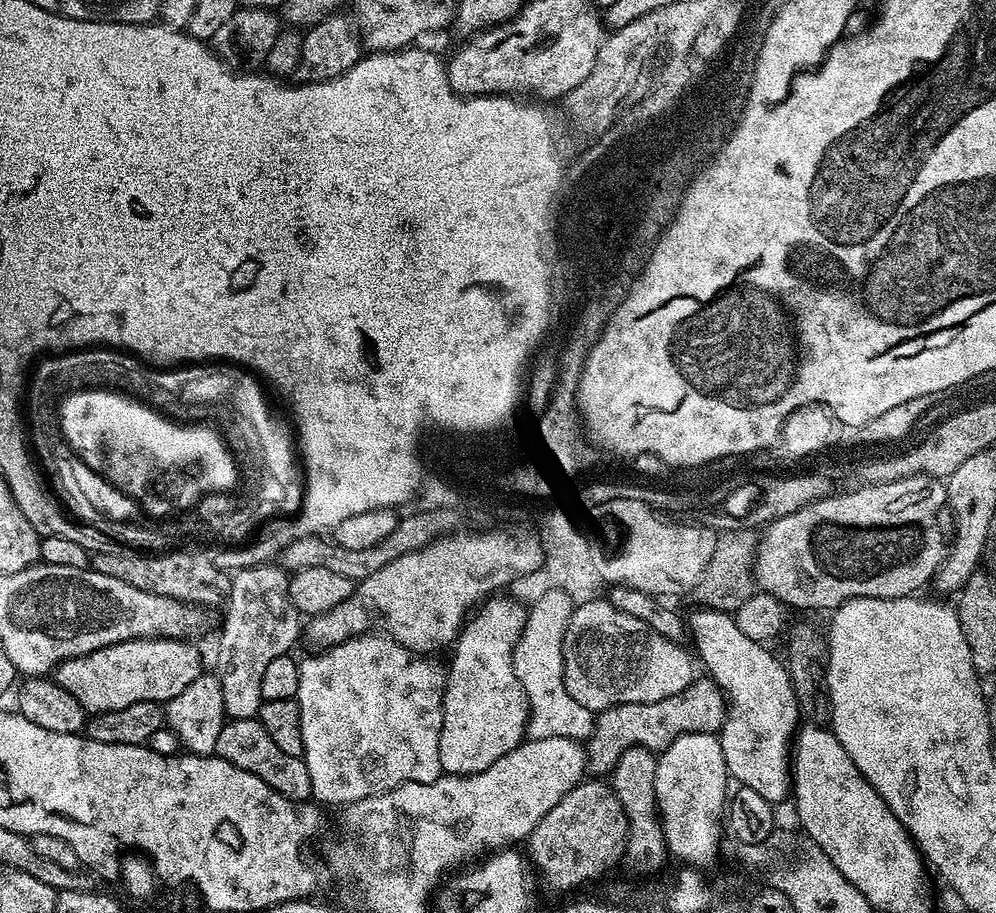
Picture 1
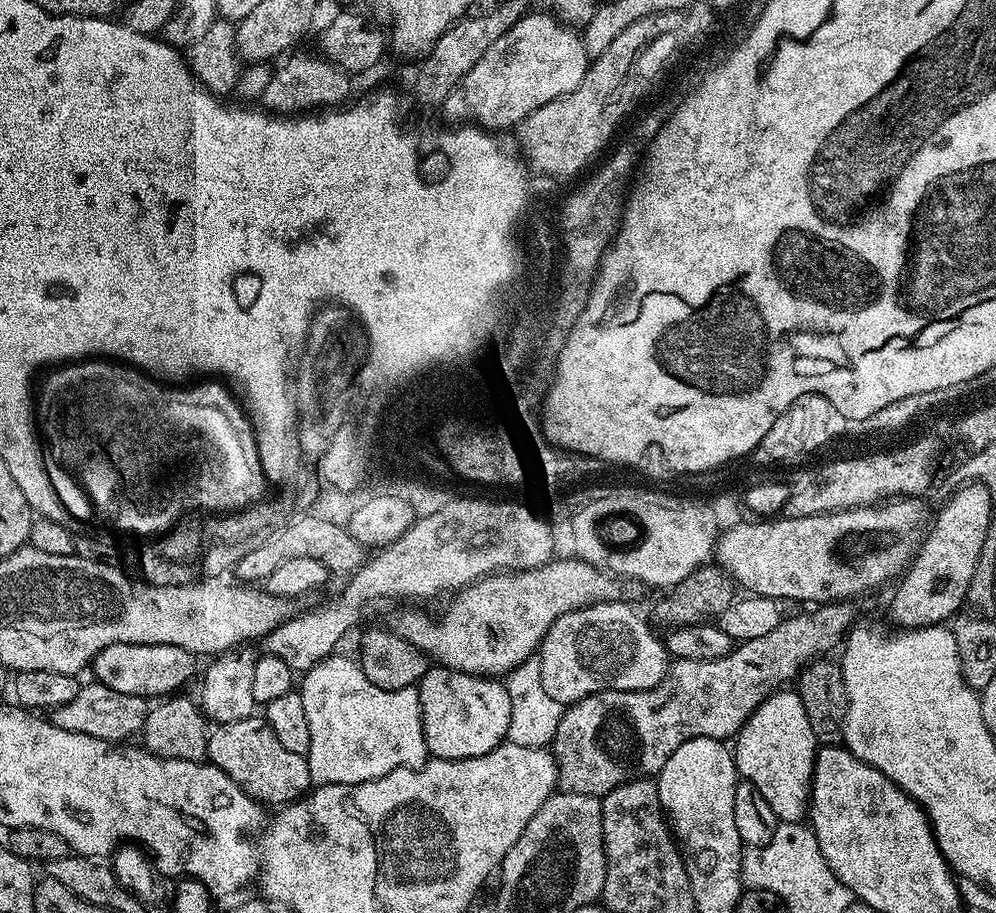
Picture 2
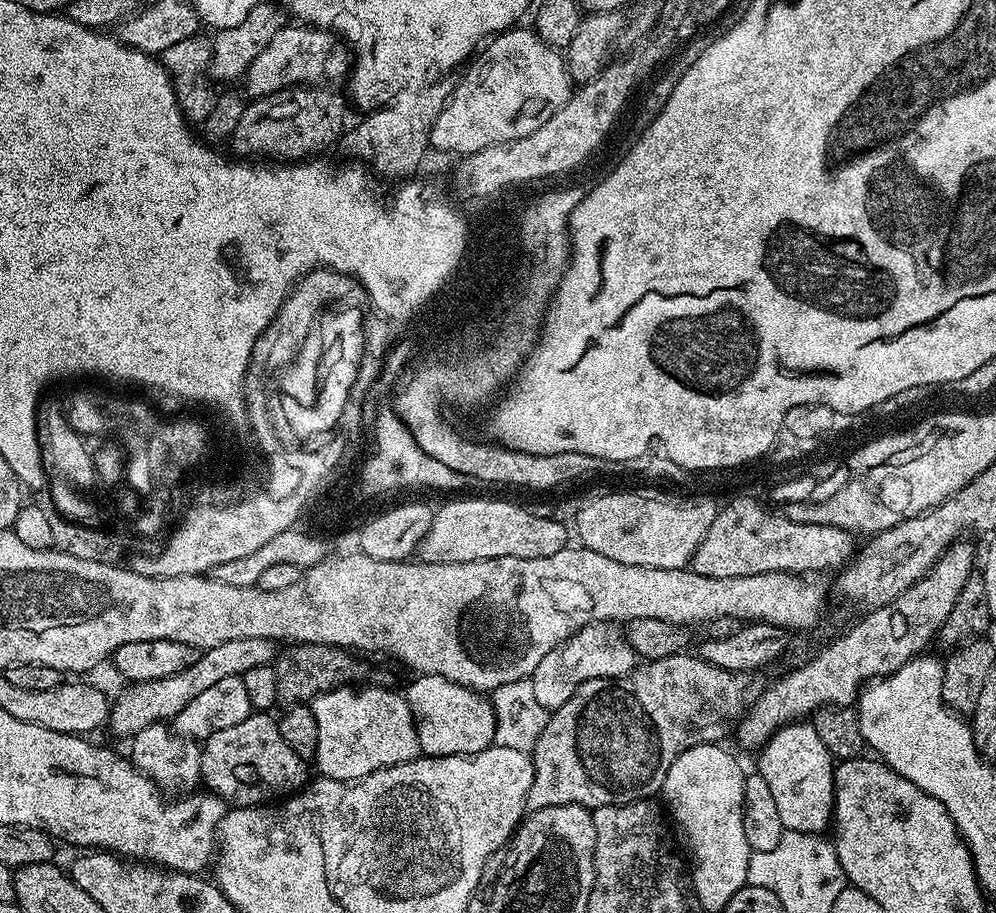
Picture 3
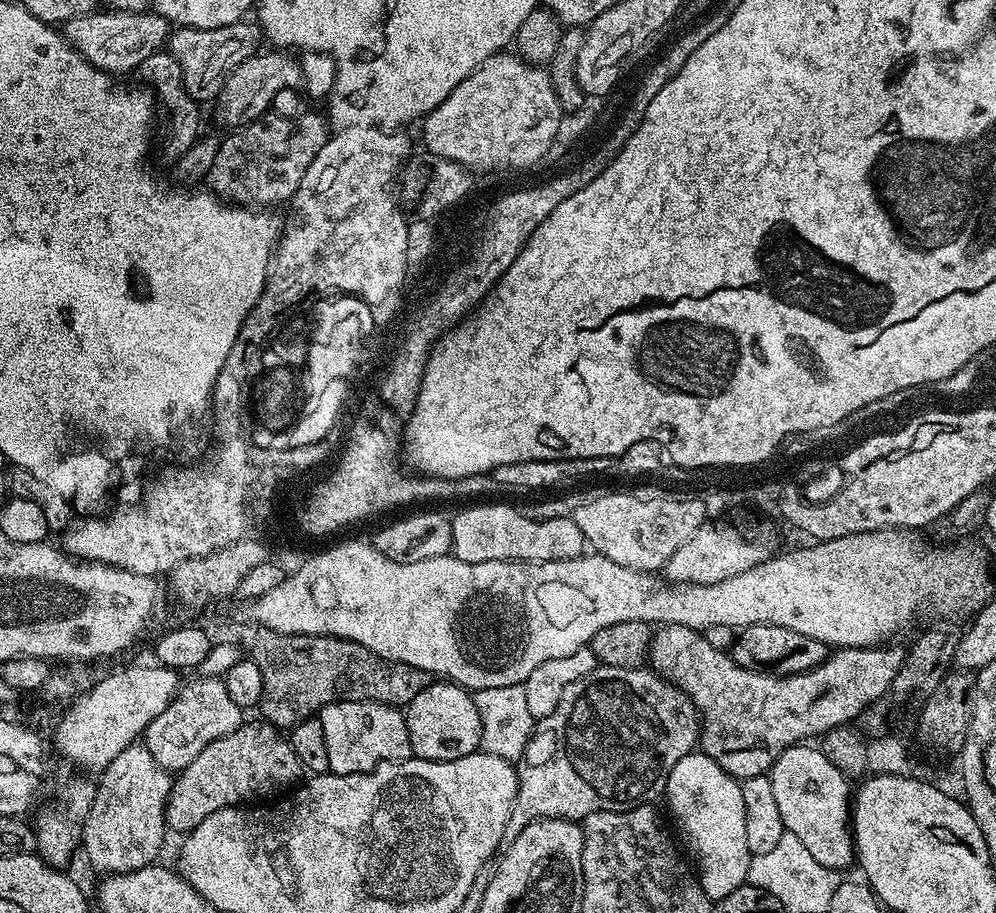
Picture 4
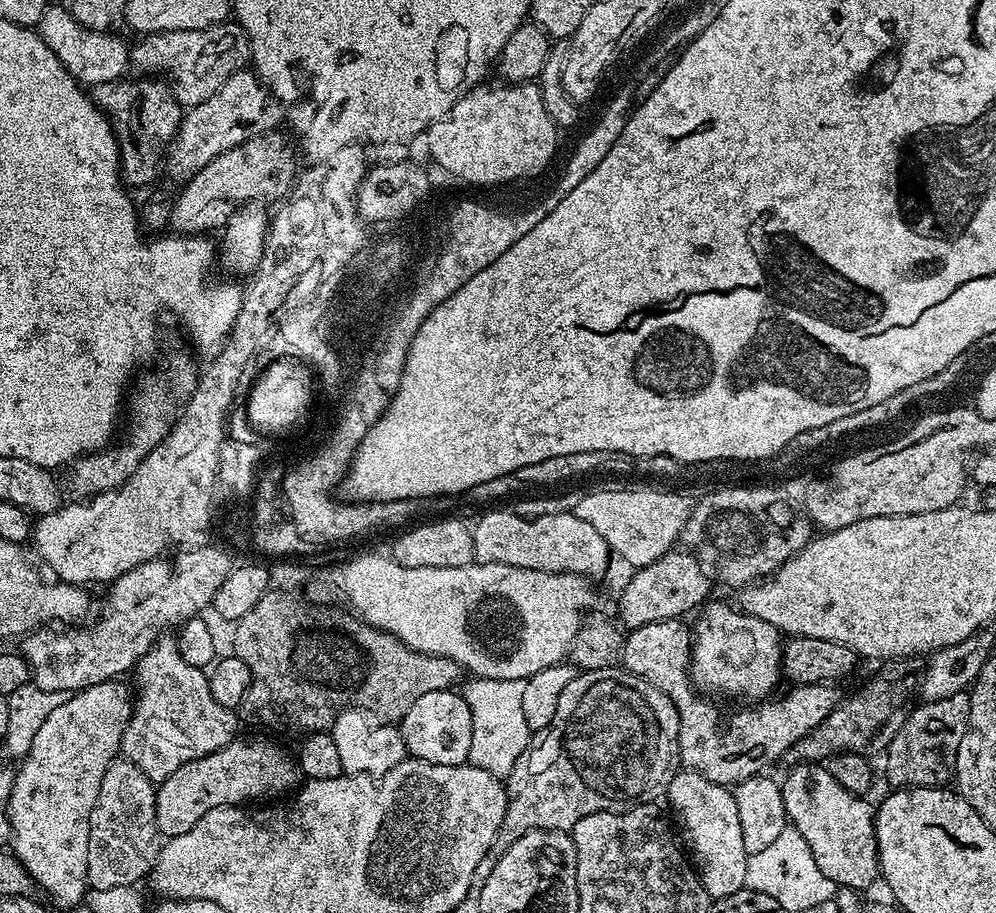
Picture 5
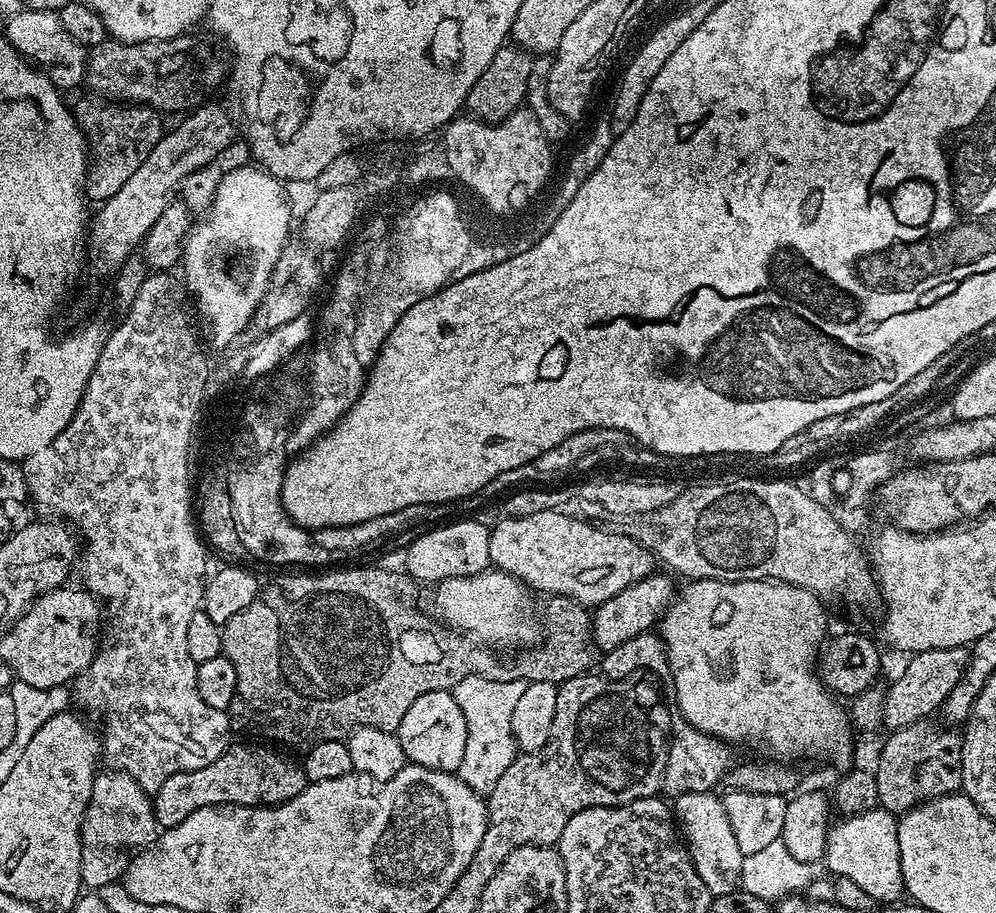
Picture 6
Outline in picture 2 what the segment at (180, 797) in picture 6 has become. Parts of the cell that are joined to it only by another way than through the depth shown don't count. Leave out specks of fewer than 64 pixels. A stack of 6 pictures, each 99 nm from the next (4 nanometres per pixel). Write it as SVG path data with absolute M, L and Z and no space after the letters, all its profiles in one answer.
M253 714L229 724L216 724L208 734L207 763L218 766L222 774L234 778L238 786L250 798L254 798L261 805L276 804L283 806L300 799L313 787L308 757L293 754L278 742L274 730L264 721L263 715Z

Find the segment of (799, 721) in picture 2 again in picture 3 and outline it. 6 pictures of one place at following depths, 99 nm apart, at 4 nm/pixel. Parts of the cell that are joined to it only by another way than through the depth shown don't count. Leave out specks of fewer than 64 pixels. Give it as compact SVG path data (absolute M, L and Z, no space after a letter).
M811 722L786 724L779 728L760 749L758 759L760 759L758 775L766 778L766 783L770 785L774 802L778 805L778 814L782 817L782 826L789 832L827 833L836 807L834 757L828 753L826 746L822 746L822 738L818 738Z

